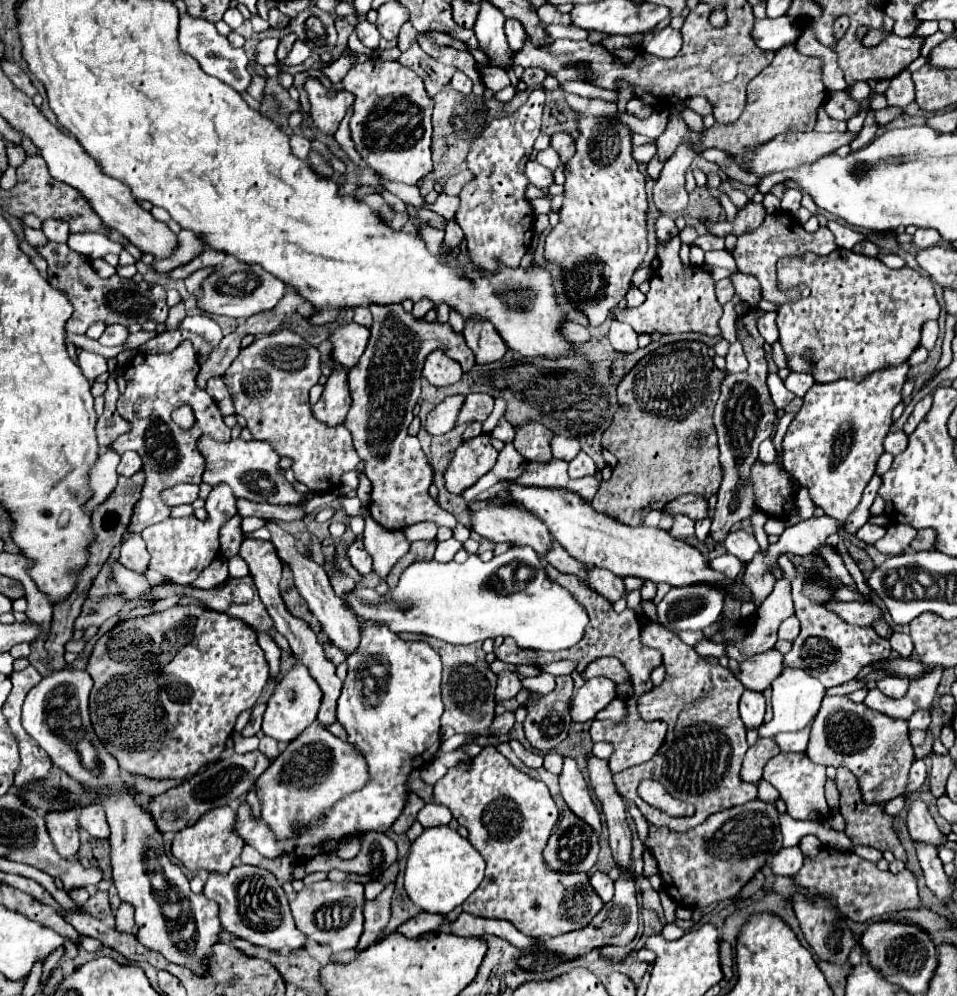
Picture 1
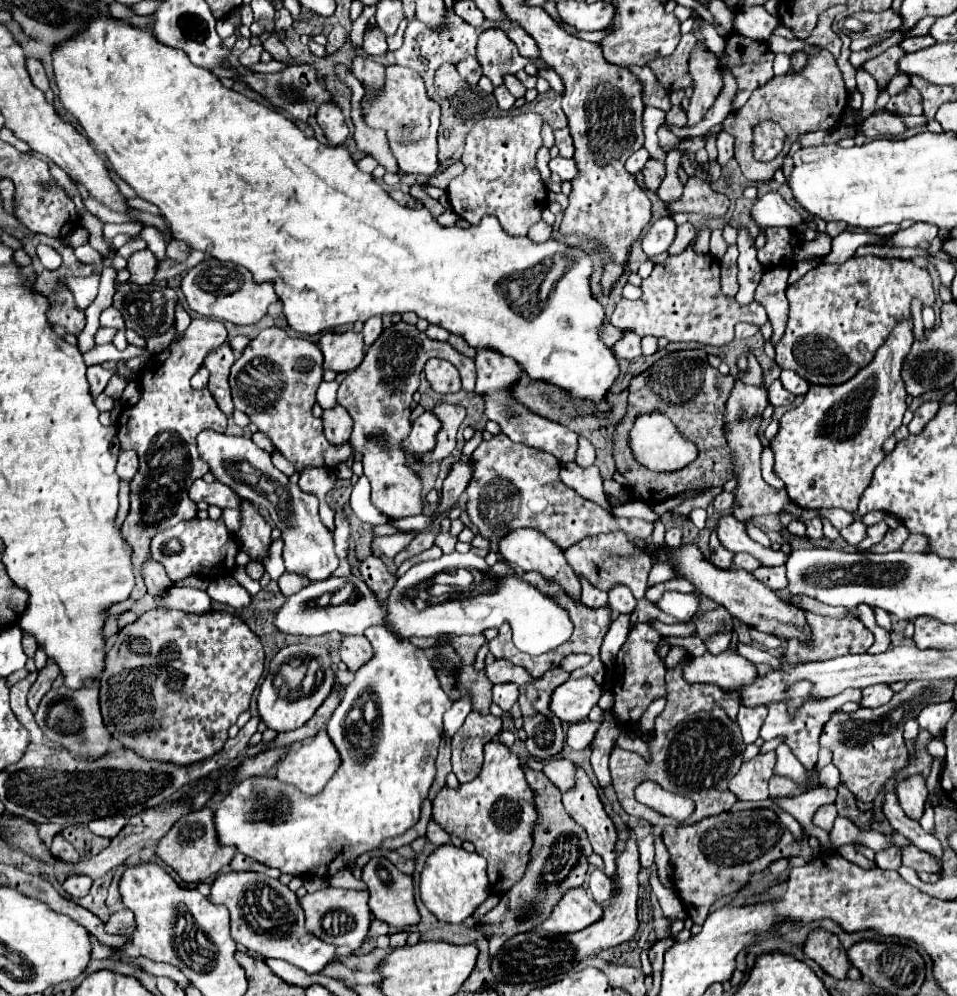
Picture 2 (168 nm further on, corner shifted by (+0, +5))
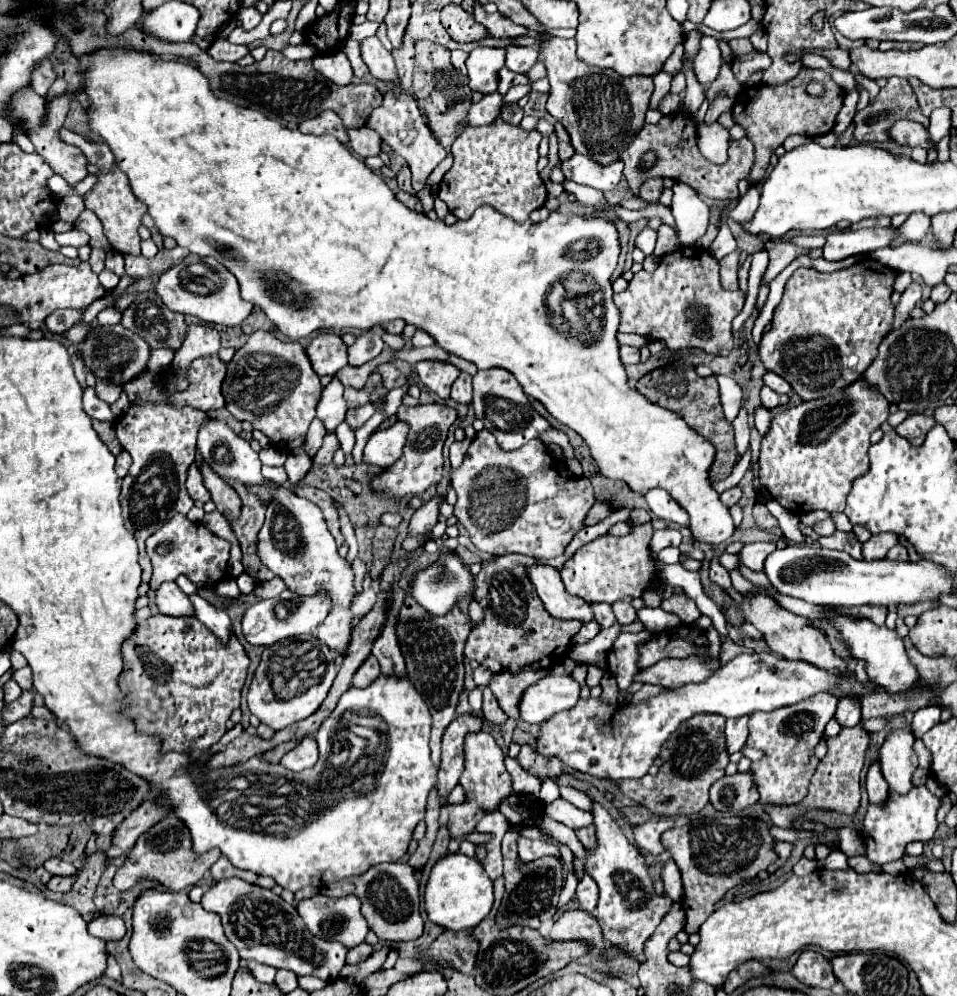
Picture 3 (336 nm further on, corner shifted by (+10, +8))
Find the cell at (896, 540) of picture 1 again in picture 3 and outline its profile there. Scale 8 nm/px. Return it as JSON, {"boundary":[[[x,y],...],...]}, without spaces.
{"boundary":[[[892,532],[874,534],[868,542],[862,544],[862,556],[864,556],[866,560],[884,558],[894,544],[898,544],[898,536],[896,536],[896,534],[892,534]]]}

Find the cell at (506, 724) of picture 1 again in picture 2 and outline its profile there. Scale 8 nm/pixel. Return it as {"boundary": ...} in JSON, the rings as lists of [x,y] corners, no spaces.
{"boundary":[[[472,711],[452,739],[452,771],[460,783],[472,781],[482,769],[482,749],[502,729],[502,721],[494,715]]]}

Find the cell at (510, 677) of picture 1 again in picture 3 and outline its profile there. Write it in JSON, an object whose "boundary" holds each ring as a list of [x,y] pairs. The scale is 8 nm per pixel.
{"boundary":[[[488,686],[484,688],[484,706],[482,706],[482,714],[484,714],[484,718],[486,718],[486,720],[496,722],[496,724],[502,724],[502,722],[506,720],[504,710],[500,708],[500,704],[498,704],[496,696],[492,694],[492,690],[490,690]]]}

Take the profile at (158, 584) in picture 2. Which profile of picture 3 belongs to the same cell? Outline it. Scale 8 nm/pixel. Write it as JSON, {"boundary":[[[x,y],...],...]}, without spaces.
{"boundary":[[[162,582],[156,590],[156,606],[162,614],[170,616],[190,616],[192,604],[188,596],[174,584],[174,582]]]}

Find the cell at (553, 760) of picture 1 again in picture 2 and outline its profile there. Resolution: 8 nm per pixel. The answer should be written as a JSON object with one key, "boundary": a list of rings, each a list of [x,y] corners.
{"boundary":[[[554,757],[548,763],[544,763],[542,771],[562,793],[566,793],[570,787],[574,787],[574,771],[576,771],[576,767],[574,767],[572,761],[562,759],[562,757]]]}

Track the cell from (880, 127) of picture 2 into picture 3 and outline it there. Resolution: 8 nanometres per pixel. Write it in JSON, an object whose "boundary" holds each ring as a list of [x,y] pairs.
{"boundary":[[[898,120],[890,126],[888,136],[898,142],[898,144],[908,144],[908,146],[924,146],[928,148],[928,132],[924,130],[922,124],[912,122],[912,120]]]}

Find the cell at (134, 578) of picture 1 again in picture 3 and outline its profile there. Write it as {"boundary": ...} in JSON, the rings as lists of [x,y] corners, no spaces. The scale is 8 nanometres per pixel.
{"boundary":[[[190,594],[188,596],[192,606],[194,606],[194,616],[208,628],[212,630],[220,640],[228,640],[228,636],[232,634],[232,624],[230,624],[230,618],[224,610],[208,604],[202,596],[198,594]]]}

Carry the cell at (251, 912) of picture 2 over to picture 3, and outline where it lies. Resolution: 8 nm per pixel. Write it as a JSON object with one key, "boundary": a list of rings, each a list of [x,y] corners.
{"boundary":[[[224,878],[208,888],[200,904],[208,912],[218,912],[228,940],[238,948],[244,960],[256,960],[274,968],[292,970],[298,976],[308,974],[322,980],[338,978],[338,972],[346,964],[348,948],[340,942],[312,936],[308,928],[304,928],[296,908],[284,902],[270,888],[260,888],[242,878]]]}

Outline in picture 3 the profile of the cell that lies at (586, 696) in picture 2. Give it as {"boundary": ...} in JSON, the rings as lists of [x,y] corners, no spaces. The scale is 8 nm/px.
{"boundary":[[[550,674],[524,692],[520,714],[528,724],[540,724],[562,710],[570,710],[578,700],[580,684],[572,676]]]}

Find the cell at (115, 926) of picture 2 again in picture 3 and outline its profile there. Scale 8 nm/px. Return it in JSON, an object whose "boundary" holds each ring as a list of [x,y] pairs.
{"boundary":[[[100,914],[88,924],[88,932],[100,940],[120,940],[126,934],[124,920],[114,914]]]}

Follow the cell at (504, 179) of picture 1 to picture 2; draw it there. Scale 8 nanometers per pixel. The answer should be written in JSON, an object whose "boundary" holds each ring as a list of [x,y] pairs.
{"boundary":[[[536,113],[492,117],[474,125],[462,153],[466,169],[454,177],[446,189],[452,211],[470,225],[478,225],[484,215],[496,215],[506,233],[526,235],[548,207],[548,189],[536,167],[536,153],[542,147],[540,127],[542,117]]]}

